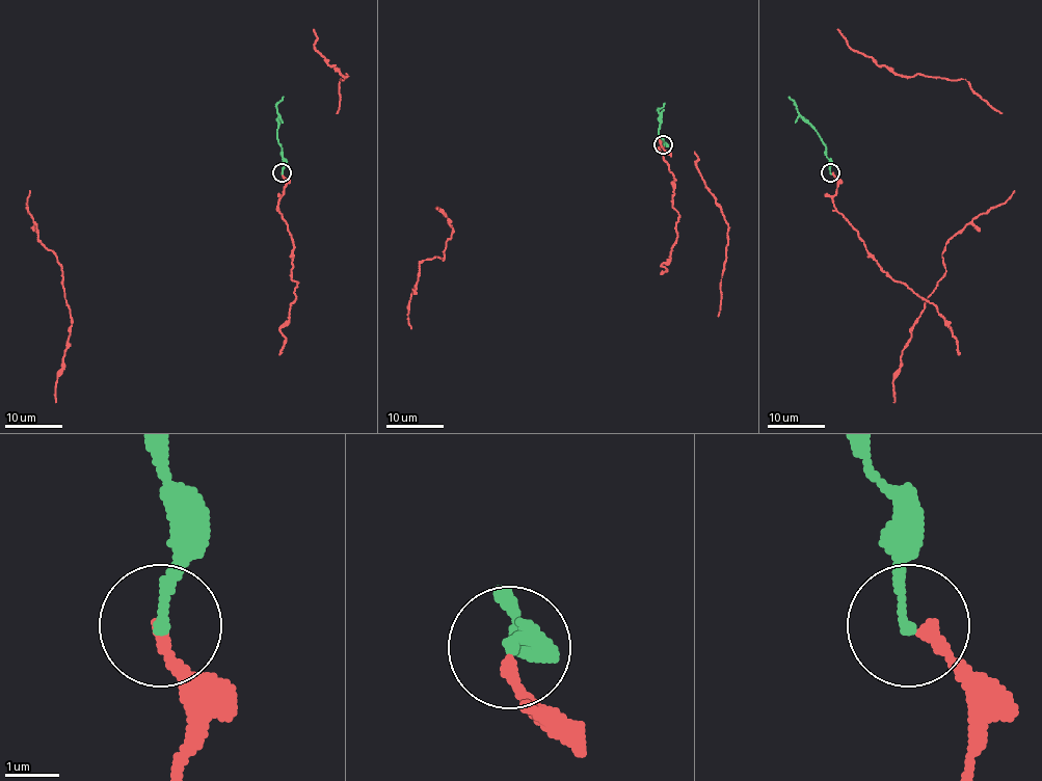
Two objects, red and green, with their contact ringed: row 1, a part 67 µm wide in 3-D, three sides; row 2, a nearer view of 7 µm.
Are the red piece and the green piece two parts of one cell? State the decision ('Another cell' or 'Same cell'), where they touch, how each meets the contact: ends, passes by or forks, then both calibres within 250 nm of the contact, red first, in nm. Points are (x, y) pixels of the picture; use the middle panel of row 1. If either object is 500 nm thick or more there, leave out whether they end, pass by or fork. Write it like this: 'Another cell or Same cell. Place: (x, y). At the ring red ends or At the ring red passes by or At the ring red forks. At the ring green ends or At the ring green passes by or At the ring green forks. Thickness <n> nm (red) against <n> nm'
Same cell. Place: (663, 144). At the ring red ends. At the ring green ends. Thickness 200 nm (red) against 180 nm

